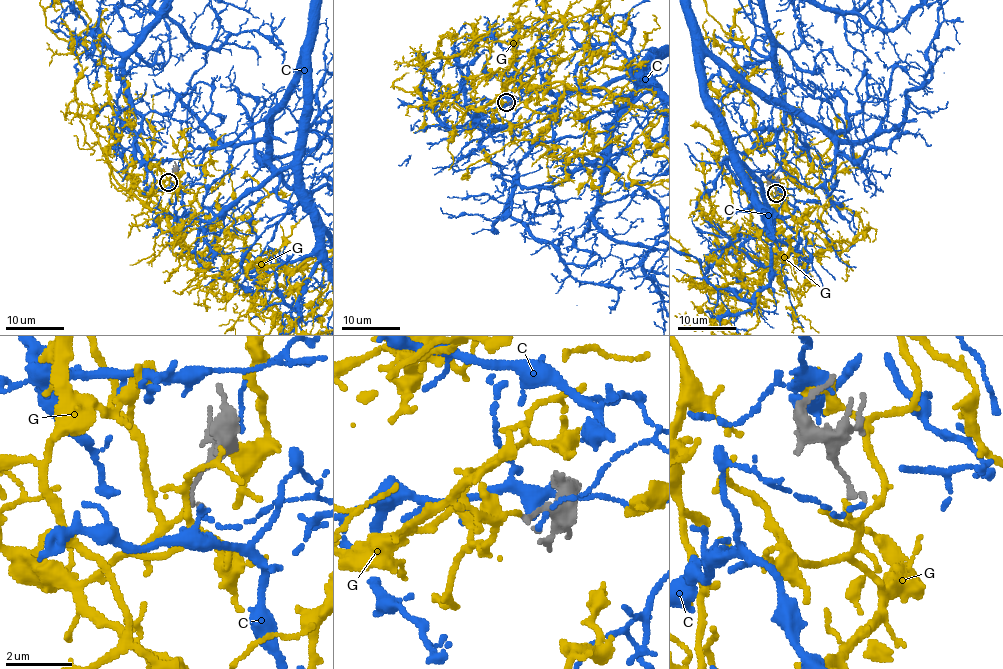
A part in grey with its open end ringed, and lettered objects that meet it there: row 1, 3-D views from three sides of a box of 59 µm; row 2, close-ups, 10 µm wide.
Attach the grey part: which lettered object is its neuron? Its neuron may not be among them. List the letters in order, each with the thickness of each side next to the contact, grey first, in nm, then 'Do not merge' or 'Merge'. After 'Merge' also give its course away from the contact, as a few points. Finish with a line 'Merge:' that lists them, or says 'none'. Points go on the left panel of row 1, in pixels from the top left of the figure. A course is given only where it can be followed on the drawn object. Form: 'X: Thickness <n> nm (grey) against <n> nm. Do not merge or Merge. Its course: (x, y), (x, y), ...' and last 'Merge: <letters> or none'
C: Thickness 160 nm (grey) against 130 nm. Do not merge
G: Thickness 180 nm (grey) against 120 nm. Merge
Merge: G

